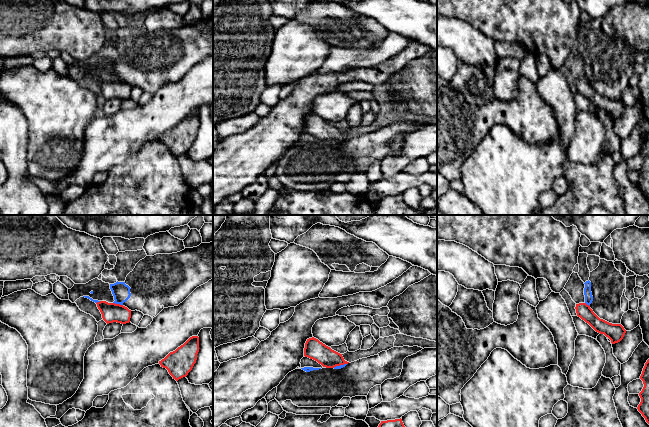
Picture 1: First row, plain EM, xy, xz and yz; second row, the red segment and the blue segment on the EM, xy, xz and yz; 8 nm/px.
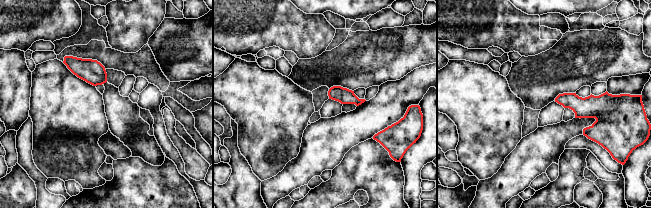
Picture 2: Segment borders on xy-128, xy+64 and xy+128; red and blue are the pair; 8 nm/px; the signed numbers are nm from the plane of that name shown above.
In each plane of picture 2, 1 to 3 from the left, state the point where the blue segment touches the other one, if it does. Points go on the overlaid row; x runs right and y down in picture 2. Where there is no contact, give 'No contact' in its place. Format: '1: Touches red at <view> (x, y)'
1: No contact
2: No contact
3: No contact

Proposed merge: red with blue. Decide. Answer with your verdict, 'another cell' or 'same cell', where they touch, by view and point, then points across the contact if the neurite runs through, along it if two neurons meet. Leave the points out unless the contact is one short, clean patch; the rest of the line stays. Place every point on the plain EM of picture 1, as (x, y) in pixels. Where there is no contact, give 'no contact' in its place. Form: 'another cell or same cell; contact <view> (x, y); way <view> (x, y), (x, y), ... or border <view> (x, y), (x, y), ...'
another cell; contact xy (118, 80); border xy (113, 78), (122, 81)

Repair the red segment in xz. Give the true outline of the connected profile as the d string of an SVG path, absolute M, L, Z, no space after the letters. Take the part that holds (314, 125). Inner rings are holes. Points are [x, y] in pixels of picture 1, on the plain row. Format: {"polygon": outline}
{"polygon": "M314 113L307 115L304 132L317 137L326 144L334 144L349 139L344 136L342 130L332 126Z"}

